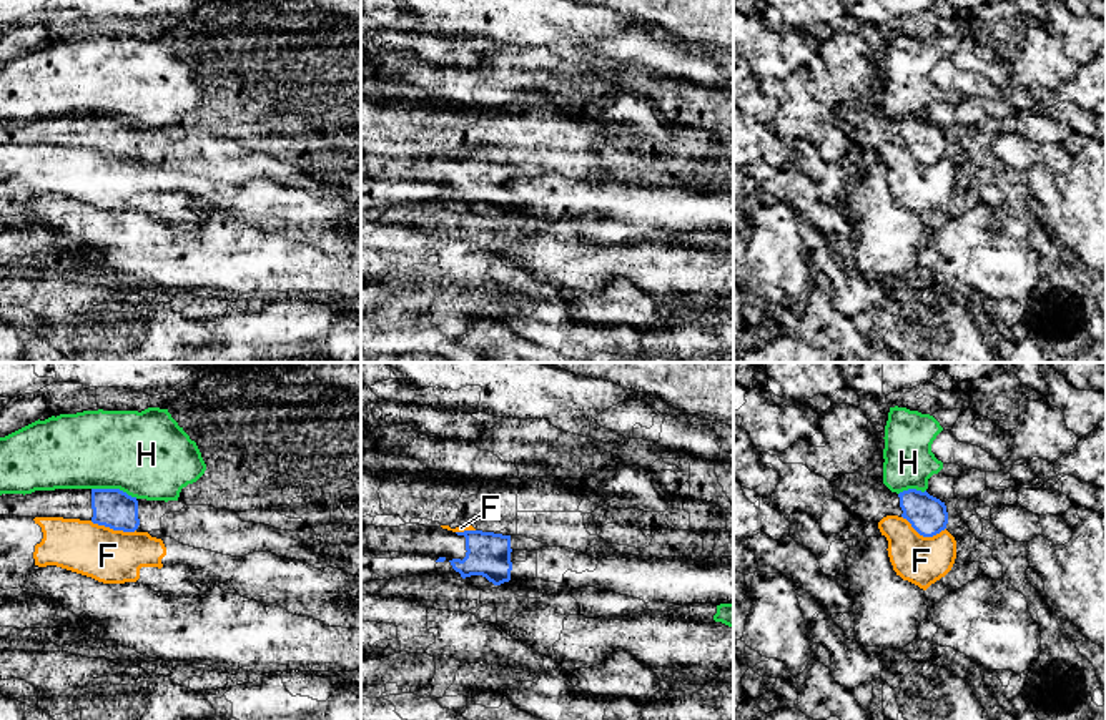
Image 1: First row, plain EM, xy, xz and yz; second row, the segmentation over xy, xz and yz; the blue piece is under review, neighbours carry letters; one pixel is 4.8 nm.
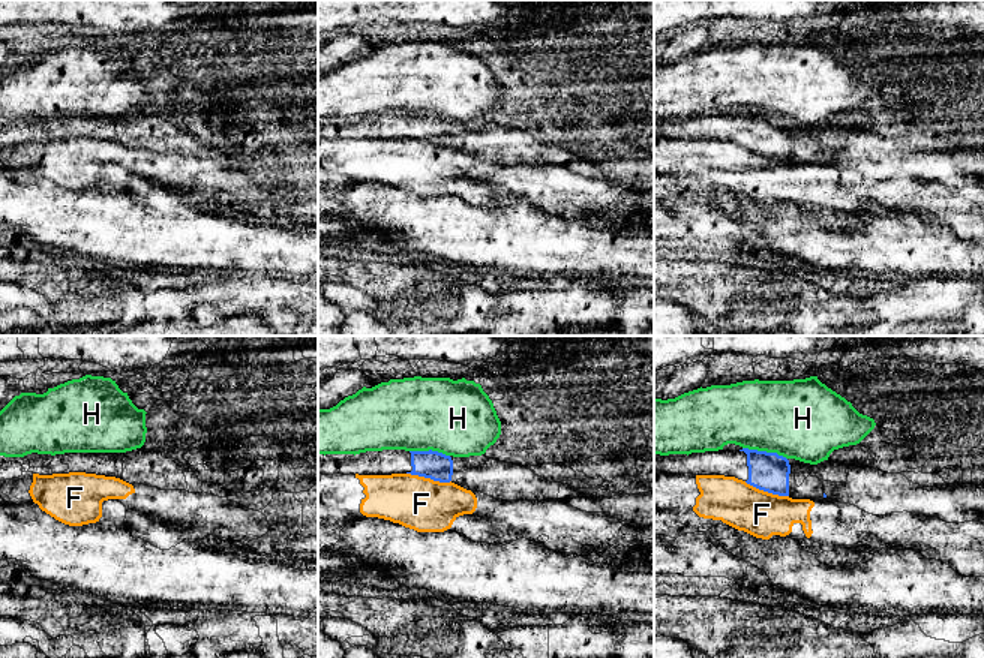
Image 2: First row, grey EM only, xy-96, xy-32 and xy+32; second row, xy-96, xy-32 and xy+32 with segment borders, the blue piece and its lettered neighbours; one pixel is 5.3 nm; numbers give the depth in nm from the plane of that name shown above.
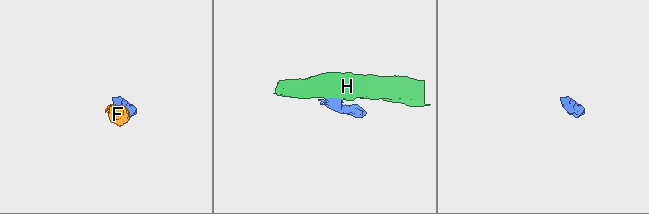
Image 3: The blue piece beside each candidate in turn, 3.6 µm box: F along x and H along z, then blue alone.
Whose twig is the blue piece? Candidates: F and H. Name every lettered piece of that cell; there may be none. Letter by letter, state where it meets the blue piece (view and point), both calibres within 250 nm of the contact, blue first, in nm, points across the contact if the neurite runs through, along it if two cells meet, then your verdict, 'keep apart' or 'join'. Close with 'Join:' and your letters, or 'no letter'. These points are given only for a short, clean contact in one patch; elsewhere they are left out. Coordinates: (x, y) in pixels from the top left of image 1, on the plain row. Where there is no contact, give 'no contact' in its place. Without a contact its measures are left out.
F: yz (923, 163) | 190/240 nm | along yz (902, 143), (923, 163), (935, 163), (945, 157) | keep apart
H: xy (115, 117) | 190/420 nm | along xy (92, 115), (118, 115), (137, 125) | keep apart
Join: no letter

